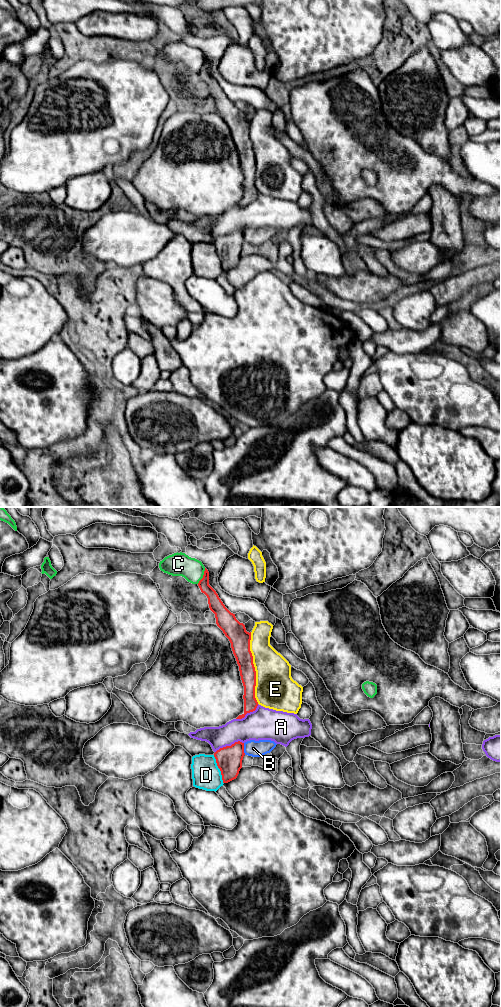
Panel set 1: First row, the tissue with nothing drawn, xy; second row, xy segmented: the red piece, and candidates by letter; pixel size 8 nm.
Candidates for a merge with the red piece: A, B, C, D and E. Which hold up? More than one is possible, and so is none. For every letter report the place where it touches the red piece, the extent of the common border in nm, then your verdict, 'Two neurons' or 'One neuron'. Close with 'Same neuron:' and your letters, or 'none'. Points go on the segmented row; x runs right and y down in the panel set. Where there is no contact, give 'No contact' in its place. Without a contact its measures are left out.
A: Touches red at xy (229, 746). Shared border 240 nm. Two neurons
B: Touches red at xy (243, 749). Shared border 100 nm. One neuron
C: Touches red at xy (203, 576). Shared border 140 nm. Two neurons
D: Touches red at xy (219, 768). Shared border 240 nm. Two neurons
E: Touches red at xy (254, 668). Shared border 600 nm. Two neurons
Same neuron: B

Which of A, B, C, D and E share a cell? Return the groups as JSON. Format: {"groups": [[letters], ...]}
{"groups": [["A"], ["B"], ["C"], ["D"], ["E"]]}

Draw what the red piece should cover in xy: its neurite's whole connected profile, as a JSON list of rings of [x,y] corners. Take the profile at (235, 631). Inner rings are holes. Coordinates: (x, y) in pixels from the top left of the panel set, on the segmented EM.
[[[206,568],[198,586],[201,592],[207,596],[209,608],[215,614],[216,624],[229,639],[239,666],[244,686],[244,713],[236,719],[242,719],[247,713],[255,711],[258,706],[255,698],[256,671],[250,651],[251,632],[246,631],[245,625],[240,623],[235,614],[225,607],[216,591],[209,585],[209,572]]]

